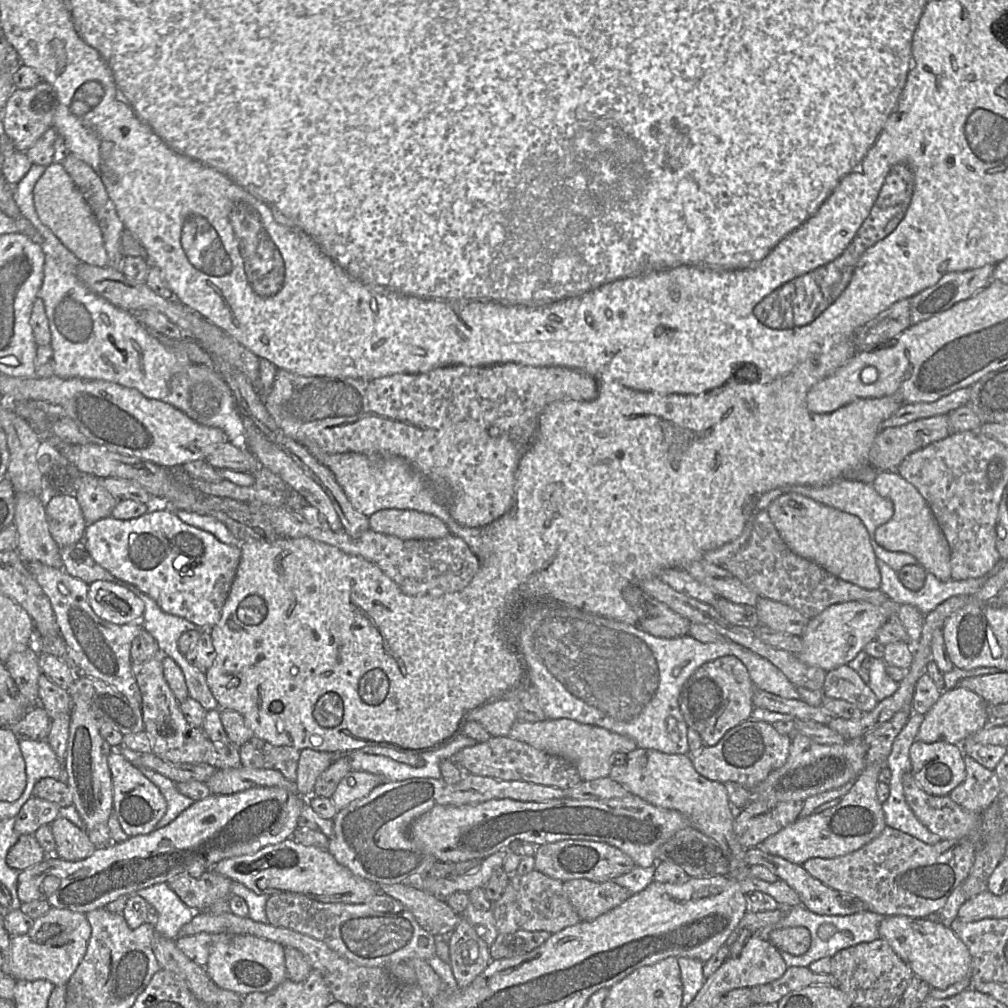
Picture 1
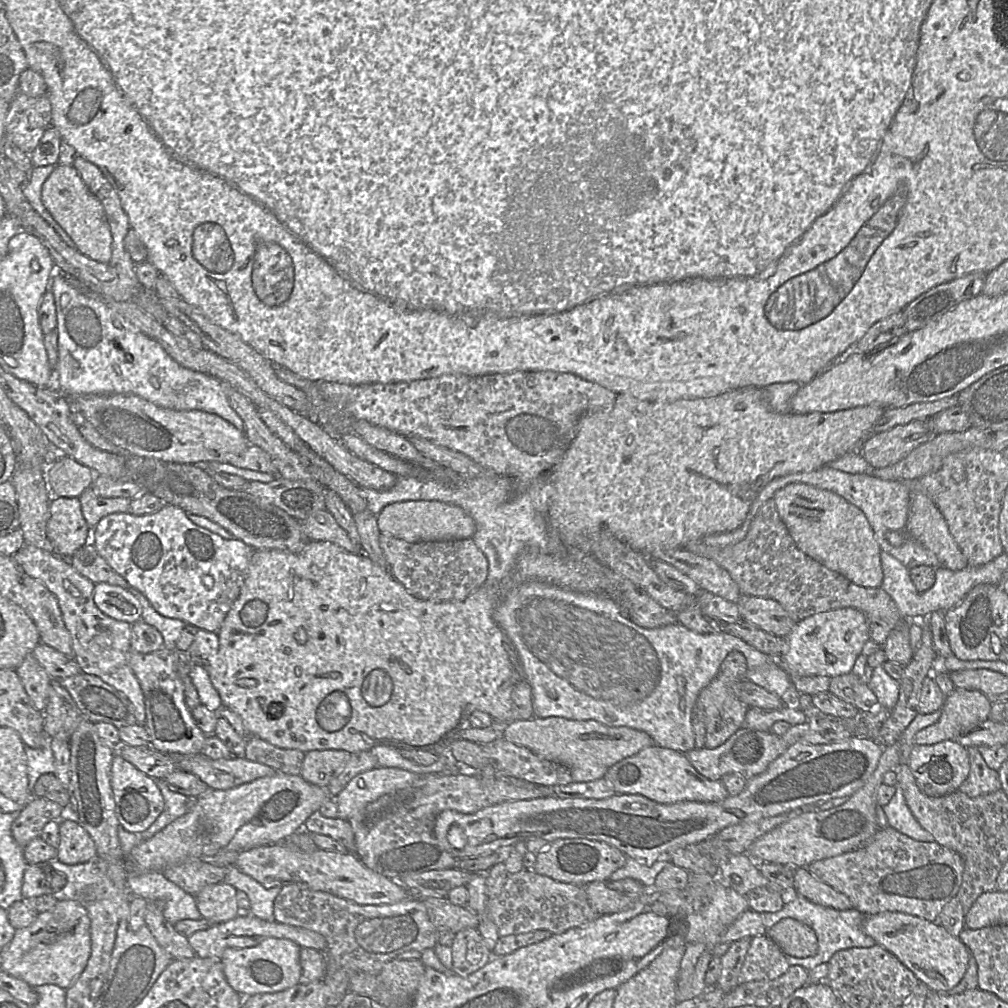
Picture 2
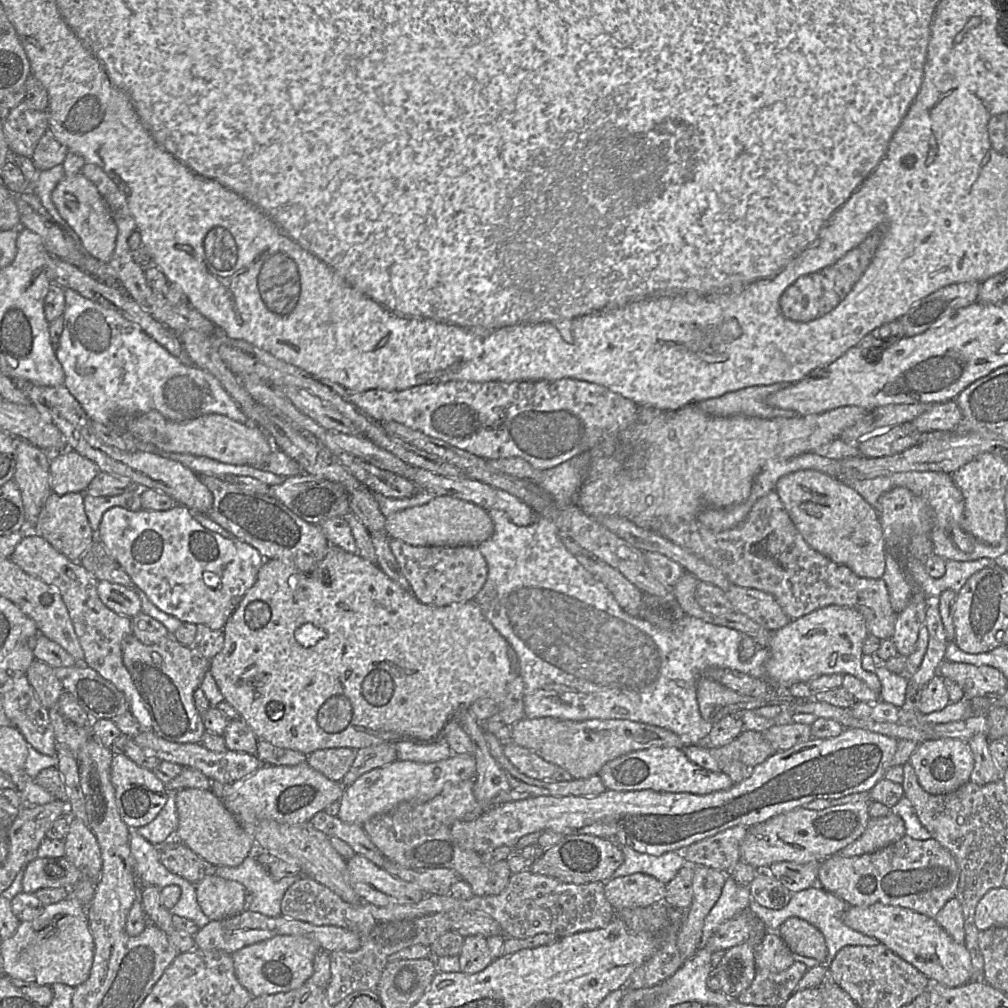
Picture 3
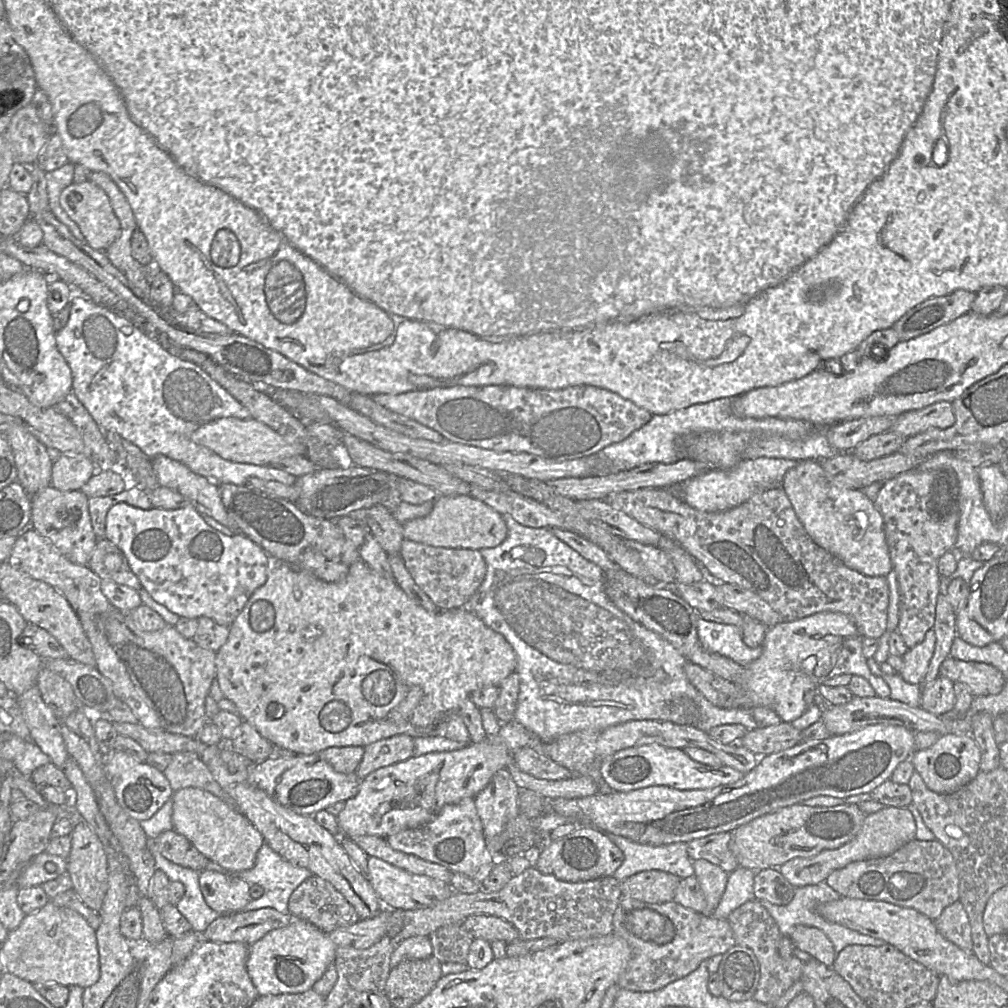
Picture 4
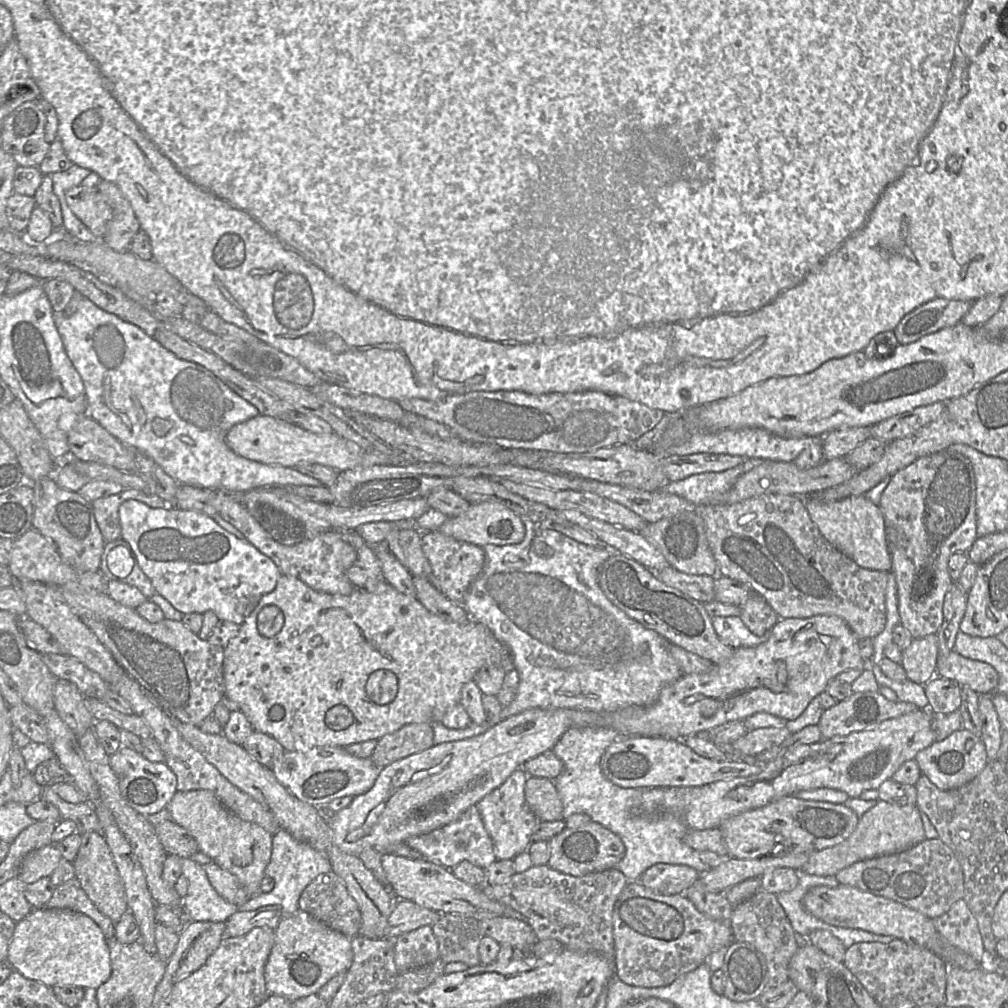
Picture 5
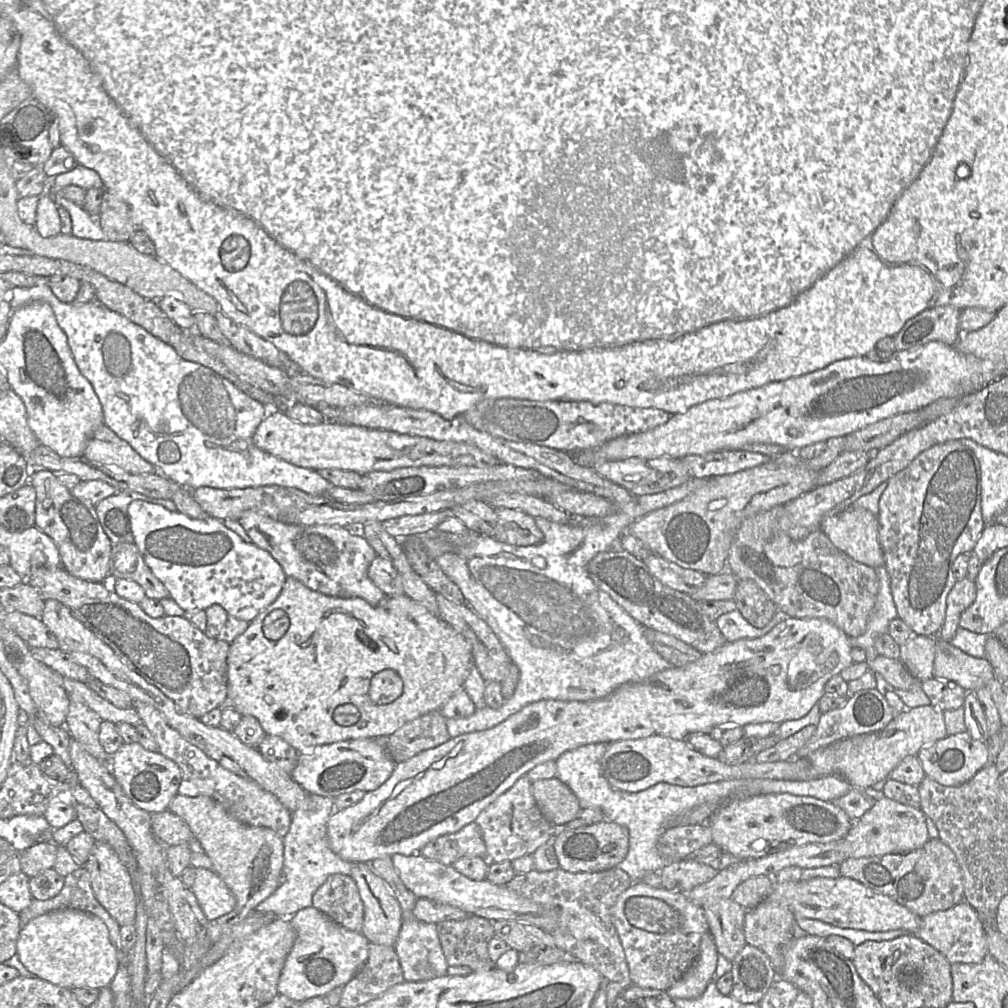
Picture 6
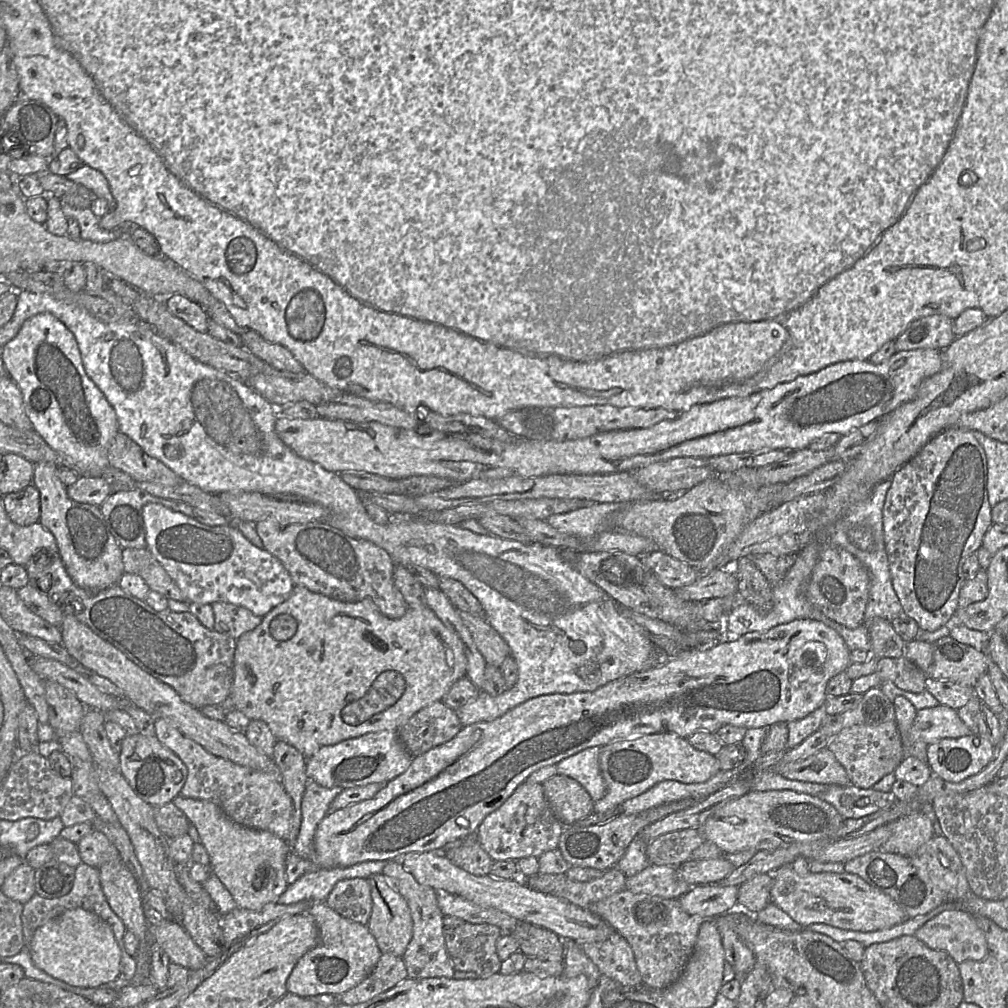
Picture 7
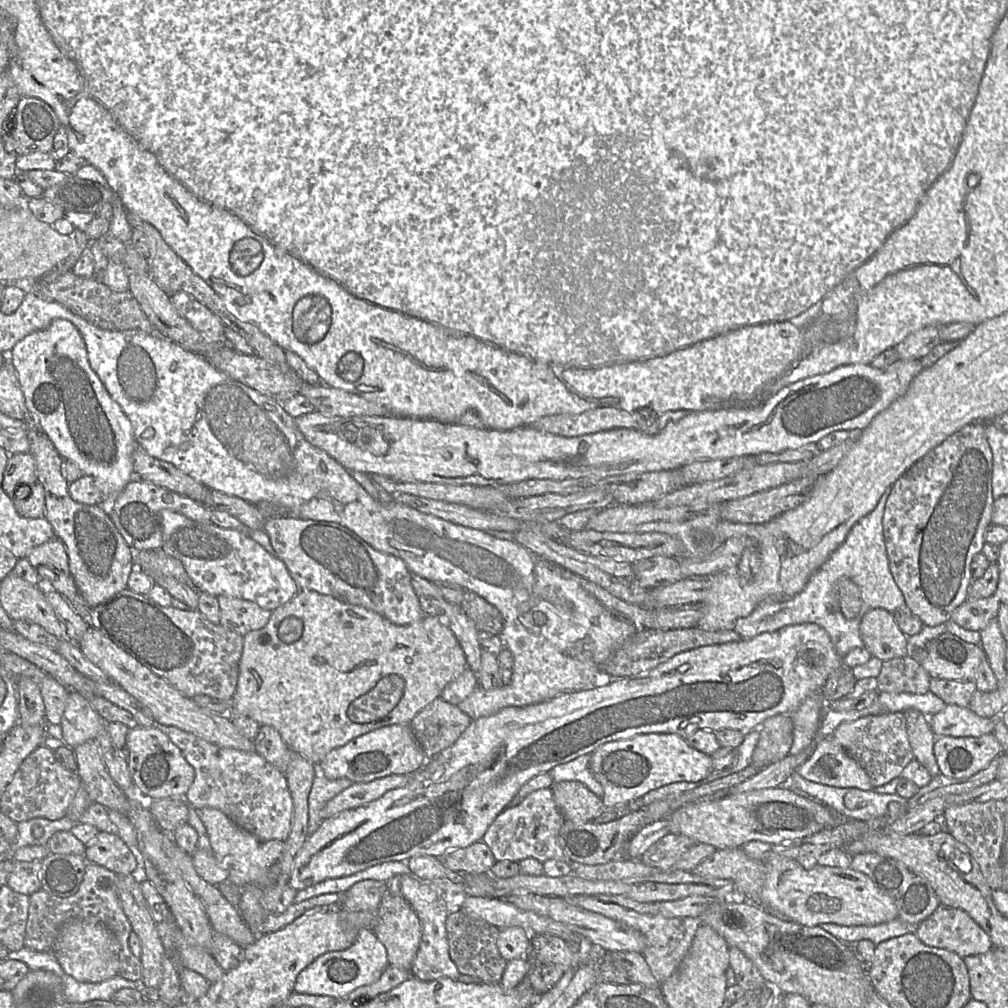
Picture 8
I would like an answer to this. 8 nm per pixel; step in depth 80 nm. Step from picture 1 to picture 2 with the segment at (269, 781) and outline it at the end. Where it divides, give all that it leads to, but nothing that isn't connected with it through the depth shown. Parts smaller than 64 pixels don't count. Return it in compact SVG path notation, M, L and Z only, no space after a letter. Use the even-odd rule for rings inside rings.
M198 753L192 755L171 754L170 758L175 761L179 769L196 775L210 789L214 790L228 790L258 778L270 777L277 772L282 772L270 766L247 760L244 756L232 756L228 759L213 760L203 753Z

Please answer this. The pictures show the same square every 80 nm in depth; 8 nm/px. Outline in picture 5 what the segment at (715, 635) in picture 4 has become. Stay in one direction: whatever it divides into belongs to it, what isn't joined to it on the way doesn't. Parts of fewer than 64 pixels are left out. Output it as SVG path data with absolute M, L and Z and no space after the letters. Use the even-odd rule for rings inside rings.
M739 616L712 617L712 623L722 643L734 650L762 644L771 633L771 631L767 631L763 636L756 636L746 627Z

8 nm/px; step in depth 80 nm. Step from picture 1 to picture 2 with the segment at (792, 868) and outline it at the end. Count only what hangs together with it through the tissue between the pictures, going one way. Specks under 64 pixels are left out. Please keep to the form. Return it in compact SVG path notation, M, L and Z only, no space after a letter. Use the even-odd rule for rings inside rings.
M806 867L794 868L794 891L822 906L837 910L853 908L847 896L813 876Z

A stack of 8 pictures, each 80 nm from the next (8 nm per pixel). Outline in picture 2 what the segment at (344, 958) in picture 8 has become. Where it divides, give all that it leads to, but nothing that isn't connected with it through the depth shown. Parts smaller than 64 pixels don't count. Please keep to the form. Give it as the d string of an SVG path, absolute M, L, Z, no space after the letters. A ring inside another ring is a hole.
M267 938L248 948L228 948L222 956L224 974L229 985L243 997L262 993L274 993L299 983L301 947L288 939Z

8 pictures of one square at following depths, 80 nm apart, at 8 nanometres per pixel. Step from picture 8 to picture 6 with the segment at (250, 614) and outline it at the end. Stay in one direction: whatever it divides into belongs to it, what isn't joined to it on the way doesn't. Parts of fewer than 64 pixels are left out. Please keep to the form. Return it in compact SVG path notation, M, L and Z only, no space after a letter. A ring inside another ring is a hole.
M212 605L206 609L207 624L204 634L211 639L225 641L231 644L243 634L250 622L230 615L220 605Z

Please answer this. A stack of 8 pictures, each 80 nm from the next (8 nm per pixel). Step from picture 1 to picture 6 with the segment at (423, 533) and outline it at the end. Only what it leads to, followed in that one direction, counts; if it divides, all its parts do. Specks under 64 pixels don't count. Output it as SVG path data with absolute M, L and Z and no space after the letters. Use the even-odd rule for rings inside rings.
M498 508L497 524L492 537L514 546L529 546L540 543L543 533L534 517L517 510Z

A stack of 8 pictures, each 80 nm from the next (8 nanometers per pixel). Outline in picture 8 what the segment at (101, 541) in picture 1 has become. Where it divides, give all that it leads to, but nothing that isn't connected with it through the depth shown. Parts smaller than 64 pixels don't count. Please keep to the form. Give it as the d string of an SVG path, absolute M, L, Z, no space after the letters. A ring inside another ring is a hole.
M170 510L160 512L159 522L161 548L183 564L199 593L248 600L262 609L273 611L290 601L300 590L285 564L245 533L211 523L199 523Z

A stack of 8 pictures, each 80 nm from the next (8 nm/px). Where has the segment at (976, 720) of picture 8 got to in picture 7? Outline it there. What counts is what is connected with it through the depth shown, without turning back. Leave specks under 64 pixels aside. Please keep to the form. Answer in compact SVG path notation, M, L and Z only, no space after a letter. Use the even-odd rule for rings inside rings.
M940 704L933 708L917 710L913 726L927 744L972 733L958 716L957 710Z

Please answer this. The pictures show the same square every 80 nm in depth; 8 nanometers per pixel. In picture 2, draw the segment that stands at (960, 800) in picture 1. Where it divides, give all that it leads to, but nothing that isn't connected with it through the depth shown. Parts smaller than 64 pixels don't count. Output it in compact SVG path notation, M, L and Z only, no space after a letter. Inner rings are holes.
M977 747L967 749L970 770L958 791L965 793L969 797L977 797L1001 789L998 770L993 770L986 764Z

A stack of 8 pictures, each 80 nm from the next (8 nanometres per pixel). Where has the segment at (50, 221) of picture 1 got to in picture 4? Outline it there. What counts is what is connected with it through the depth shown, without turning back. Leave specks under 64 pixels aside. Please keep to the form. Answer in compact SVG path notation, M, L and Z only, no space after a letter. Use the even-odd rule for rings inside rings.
M87 179L81 183L71 183L65 187L59 202L67 215L78 225L85 242L93 249L105 251L119 236L120 223L117 219L107 194L94 182Z

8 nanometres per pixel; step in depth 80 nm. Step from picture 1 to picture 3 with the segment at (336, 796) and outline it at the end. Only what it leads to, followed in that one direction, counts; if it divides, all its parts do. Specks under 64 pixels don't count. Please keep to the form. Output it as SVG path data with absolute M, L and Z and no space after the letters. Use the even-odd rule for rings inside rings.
M453 754L433 763L396 760L361 775L345 788L339 799L337 817L343 822L363 825L402 803L423 803L440 794L446 786L475 778L476 760L472 754Z

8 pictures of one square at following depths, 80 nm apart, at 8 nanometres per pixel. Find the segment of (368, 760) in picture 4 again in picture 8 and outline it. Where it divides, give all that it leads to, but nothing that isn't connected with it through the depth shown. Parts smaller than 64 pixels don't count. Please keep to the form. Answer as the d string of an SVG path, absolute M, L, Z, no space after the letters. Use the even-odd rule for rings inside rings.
M439 697L419 711L409 726L429 758L454 744L471 723L472 719L458 705Z

